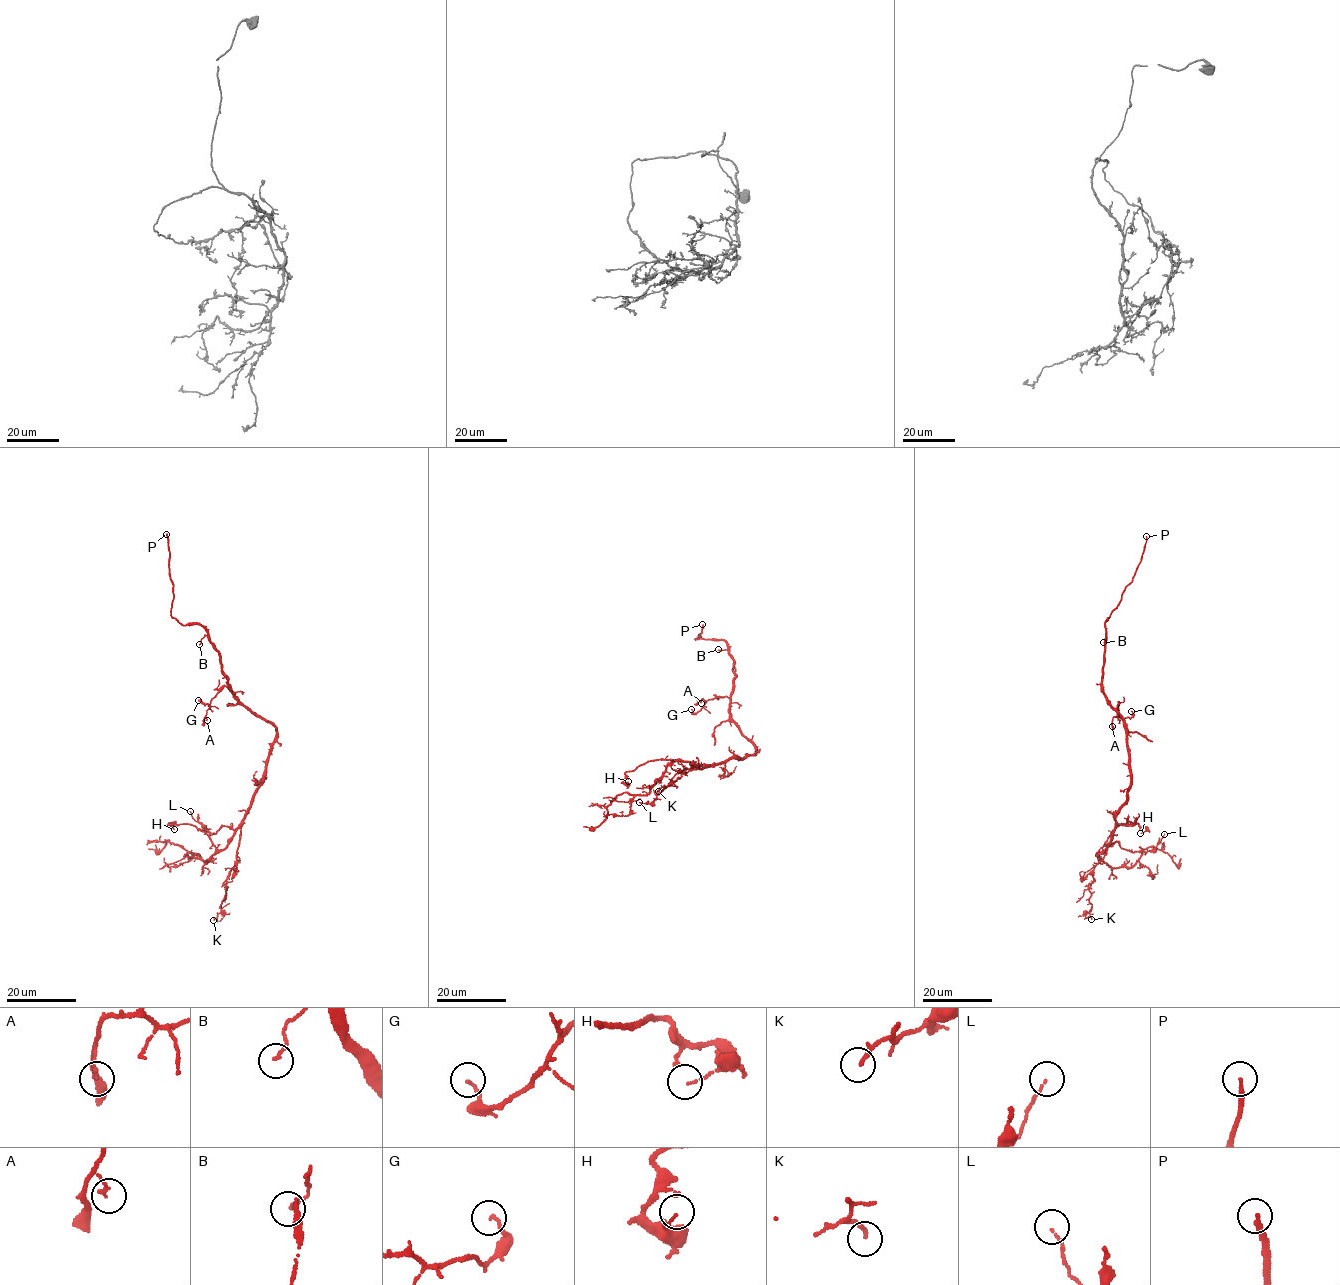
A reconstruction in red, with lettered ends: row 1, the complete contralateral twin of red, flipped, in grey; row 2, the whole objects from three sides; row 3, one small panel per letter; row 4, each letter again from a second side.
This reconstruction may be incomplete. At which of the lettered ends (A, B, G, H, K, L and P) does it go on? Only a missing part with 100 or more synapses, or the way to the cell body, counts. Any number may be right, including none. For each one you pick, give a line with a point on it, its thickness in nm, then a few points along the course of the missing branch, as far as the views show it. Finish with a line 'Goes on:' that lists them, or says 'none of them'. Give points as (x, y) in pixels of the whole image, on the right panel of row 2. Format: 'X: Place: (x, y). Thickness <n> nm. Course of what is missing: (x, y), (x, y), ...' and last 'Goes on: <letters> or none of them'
P: Place: (1146, 536). Thickness 190 nm. Course of what is missing: (1146, 536), (1126, 463), (1121, 459), (1128, 463), (1127, 466), (1124, 463)
Goes on: P

